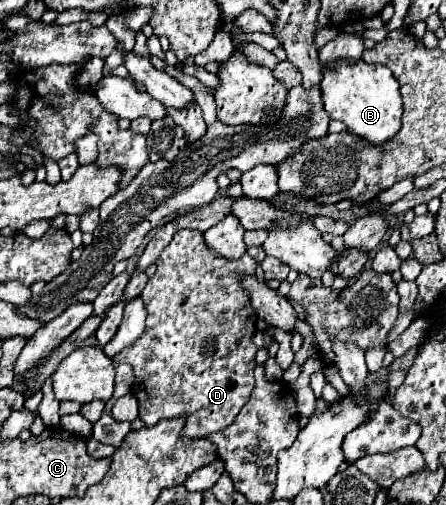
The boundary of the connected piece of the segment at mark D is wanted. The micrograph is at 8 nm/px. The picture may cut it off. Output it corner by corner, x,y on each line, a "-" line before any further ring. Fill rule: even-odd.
180,229
160,253
156,267
156,273
148,279
140,295
148,311
146,331
126,353
120,353
112,361
114,365
130,363
134,367
136,379
132,393
140,405
138,417
146,423
146,427
152,427
162,419
182,417
186,419
182,437
206,439
232,423
254,387
256,345
252,343
252,335
256,333
258,317
252,309
250,297
244,295
236,277
240,273
254,273
256,261
248,253
238,261
218,257
204,245
200,231

